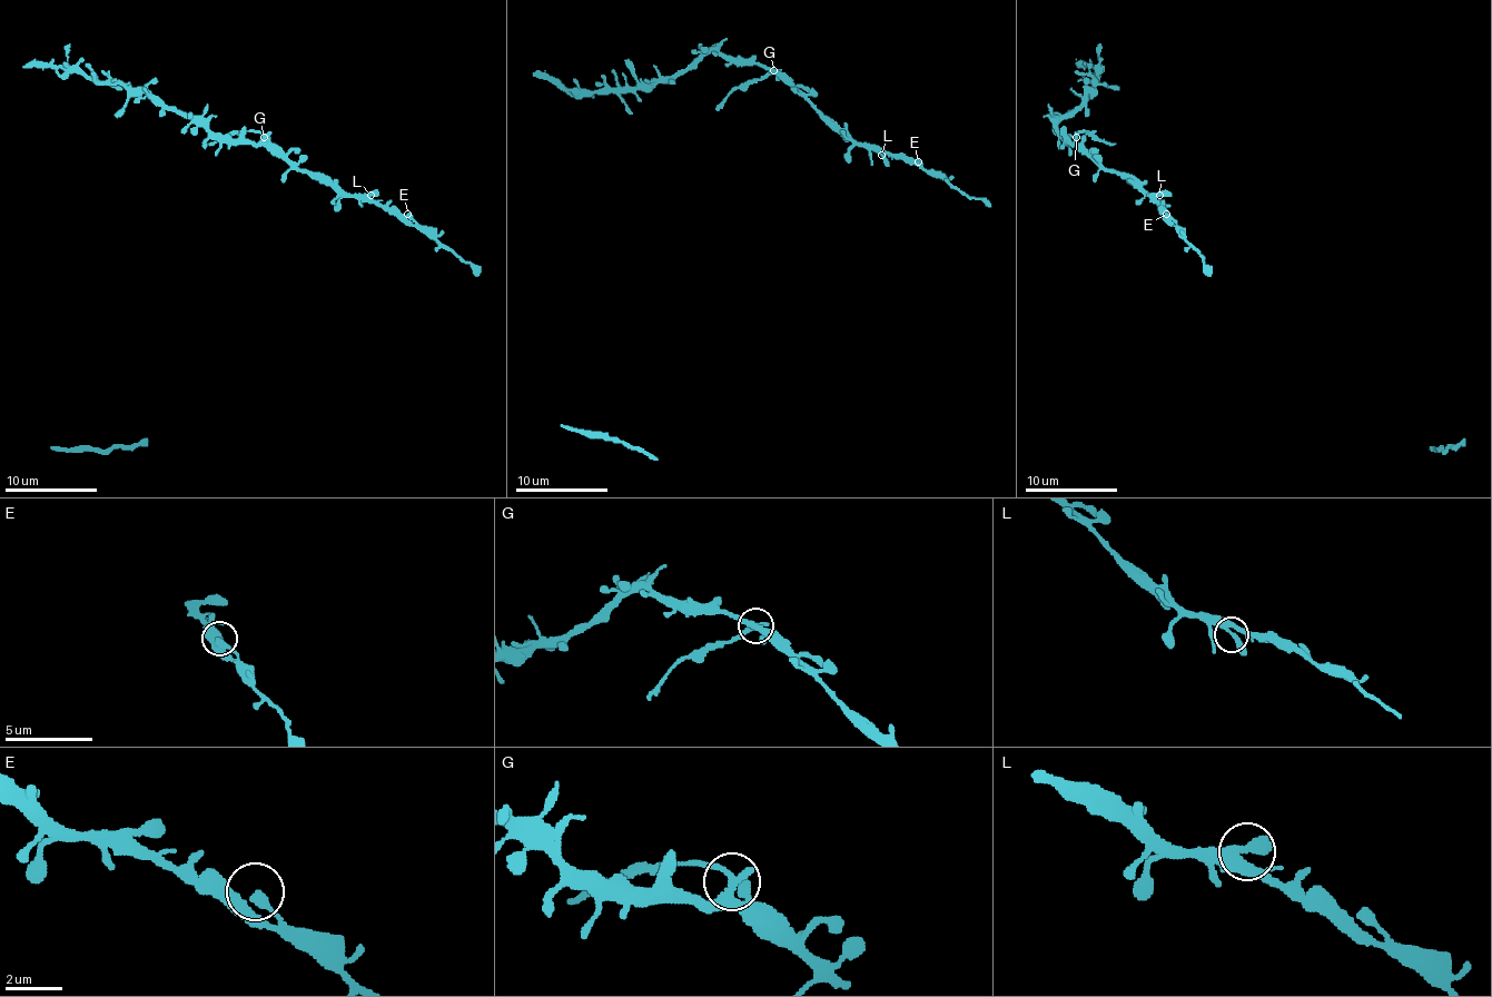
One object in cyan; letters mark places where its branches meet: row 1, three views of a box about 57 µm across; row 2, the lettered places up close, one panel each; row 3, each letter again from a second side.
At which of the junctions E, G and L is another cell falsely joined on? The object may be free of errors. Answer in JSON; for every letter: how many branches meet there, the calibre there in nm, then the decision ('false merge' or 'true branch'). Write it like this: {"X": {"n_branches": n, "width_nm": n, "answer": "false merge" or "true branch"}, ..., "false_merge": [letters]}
{"E": {"n_branches": 3, "width_nm": 240, "answer": "true branch"}, "G": {"n_branches": 3, "width_nm": 280, "answer": "false merge"}, "L": {"n_branches": 3, "width_nm": 300, "answer": "true branch"}, "false_merge": ["G"]}

